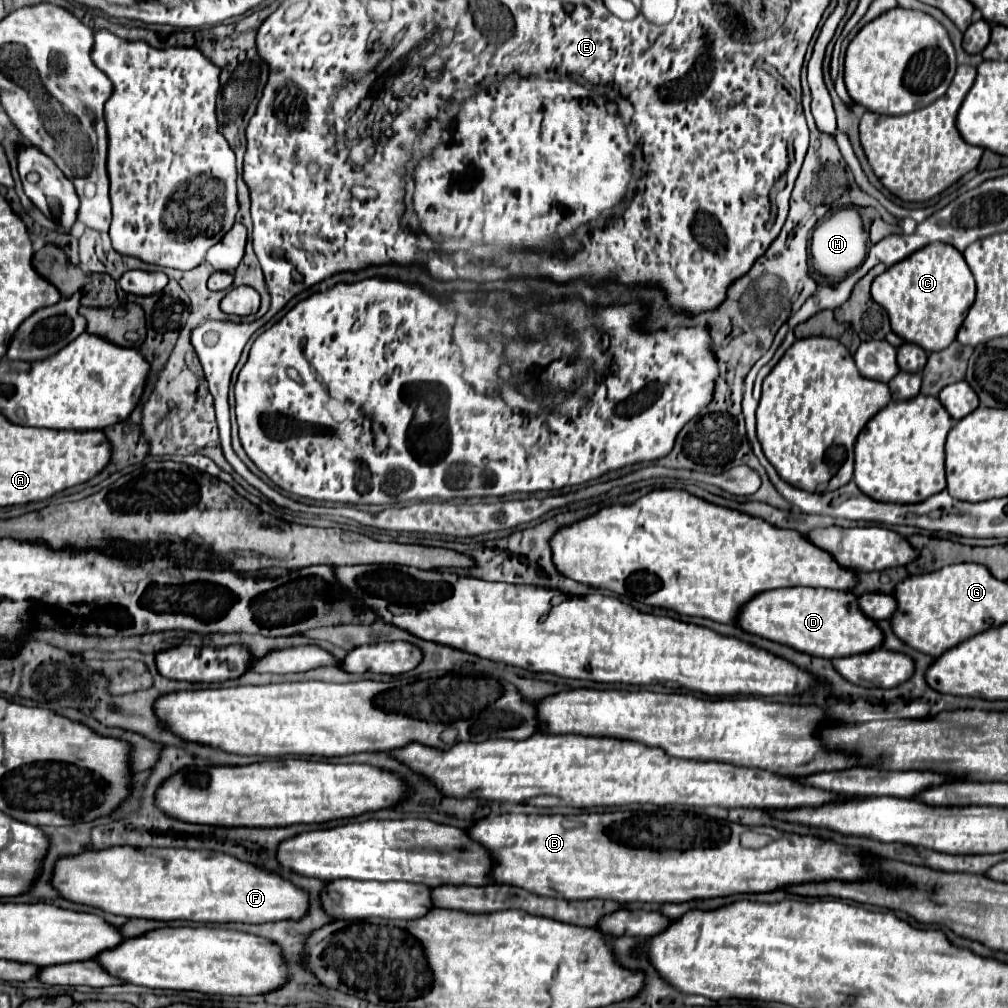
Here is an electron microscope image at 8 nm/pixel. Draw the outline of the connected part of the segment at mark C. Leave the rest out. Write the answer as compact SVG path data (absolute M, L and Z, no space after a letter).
M931 243L881 273L871 285L871 295L887 311L895 335L903 341L915 341L915 345L933 353L943 351L955 341L975 301L975 279L955 247Z

